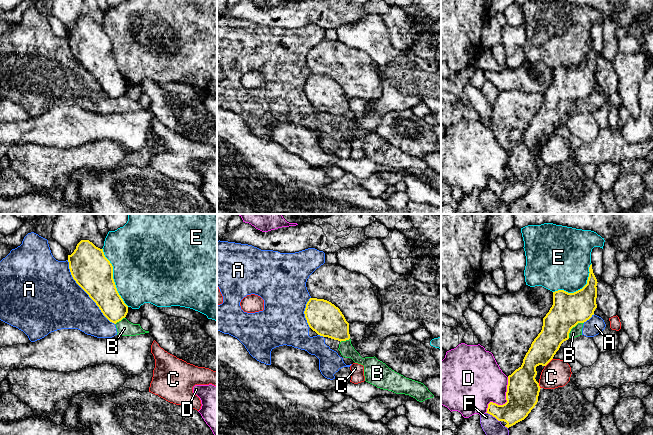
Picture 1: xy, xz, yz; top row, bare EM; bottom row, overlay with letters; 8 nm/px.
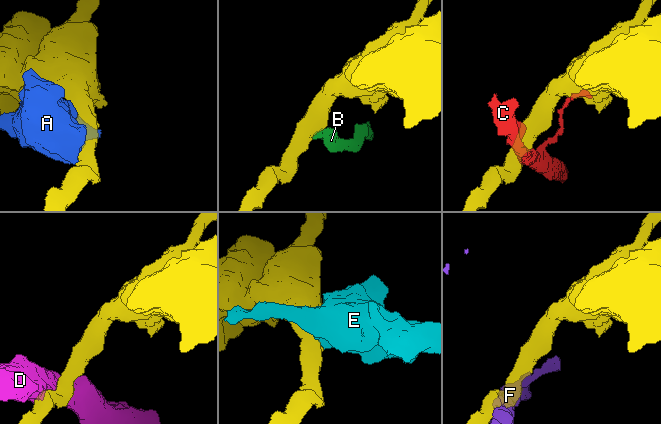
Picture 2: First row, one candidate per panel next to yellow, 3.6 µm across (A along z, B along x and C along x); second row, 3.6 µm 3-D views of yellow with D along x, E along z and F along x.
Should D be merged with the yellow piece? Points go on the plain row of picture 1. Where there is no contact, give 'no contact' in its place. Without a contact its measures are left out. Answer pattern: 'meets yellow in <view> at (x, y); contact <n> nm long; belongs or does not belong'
meets yellow in yz at (506, 178); contact 340 nm long; does not belong

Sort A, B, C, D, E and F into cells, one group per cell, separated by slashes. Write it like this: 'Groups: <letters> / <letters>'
Groups: A B / C / D / E / F

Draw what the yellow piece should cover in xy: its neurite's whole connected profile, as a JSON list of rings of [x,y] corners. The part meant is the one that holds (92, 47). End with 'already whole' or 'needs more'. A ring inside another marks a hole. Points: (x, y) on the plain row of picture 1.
[[[81,16],[74,28],[68,31],[68,38],[73,55],[110,98],[116,100],[126,93],[128,82],[117,67],[113,42],[103,25],[89,16]]]; already whole

